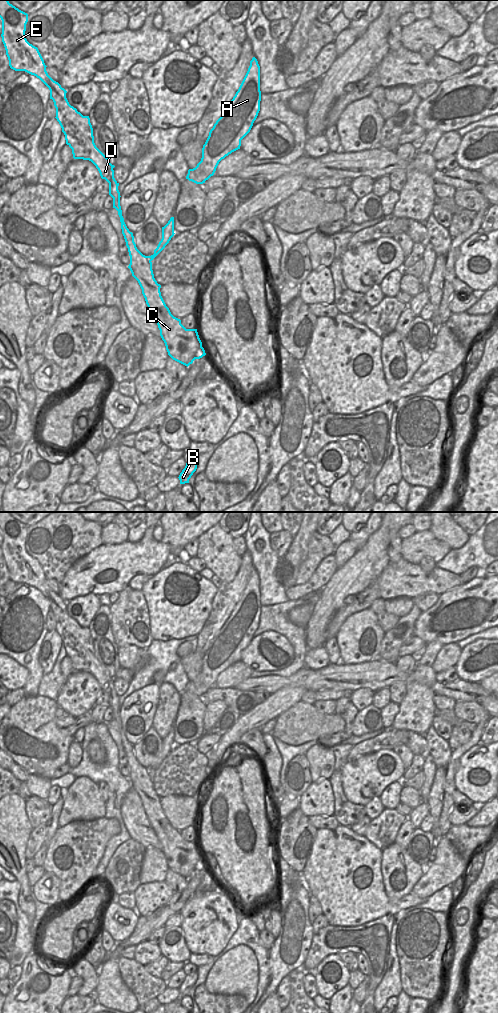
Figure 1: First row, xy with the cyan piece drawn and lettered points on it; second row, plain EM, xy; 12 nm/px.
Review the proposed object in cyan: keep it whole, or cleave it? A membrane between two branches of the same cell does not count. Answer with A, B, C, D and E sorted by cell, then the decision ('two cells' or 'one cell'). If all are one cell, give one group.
A B / C D E; two cells

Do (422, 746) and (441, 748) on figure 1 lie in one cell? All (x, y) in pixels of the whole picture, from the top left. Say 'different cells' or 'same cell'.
different cells

